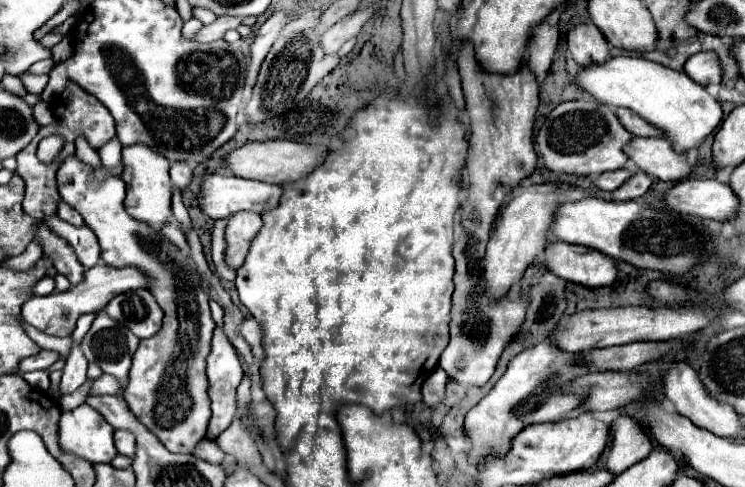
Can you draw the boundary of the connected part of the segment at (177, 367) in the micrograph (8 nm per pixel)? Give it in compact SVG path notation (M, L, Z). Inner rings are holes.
M67 157L57 171L57 189L61 193L61 199L65 203L69 203L71 207L75 207L79 211L79 215L83 217L85 225L97 235L101 251L103 251L103 261L107 265L113 267L139 267L151 281L151 293L155 295L159 307L163 309L165 317L163 317L163 327L159 329L159 333L155 333L149 339L143 339L133 355L133 365L129 371L129 383L123 391L123 397L131 409L131 413L153 433L157 435L157 439L171 451L171 453L191 453L193 447L205 437L207 431L207 423L211 417L209 405L211 399L207 395L207 375L205 375L205 359L211 353L211 337L213 337L213 329L215 329L215 321L211 319L211 311L209 311L209 303L207 303L207 293L199 287L199 275L193 273L189 259L177 249L173 247L165 237L155 235L145 223L135 221L133 217L129 217L123 209L123 199L125 199L125 183L107 173L105 167L91 167L83 161L79 161L77 157ZM189 373L197 373L195 379L195 389L191 389L189 383Z

